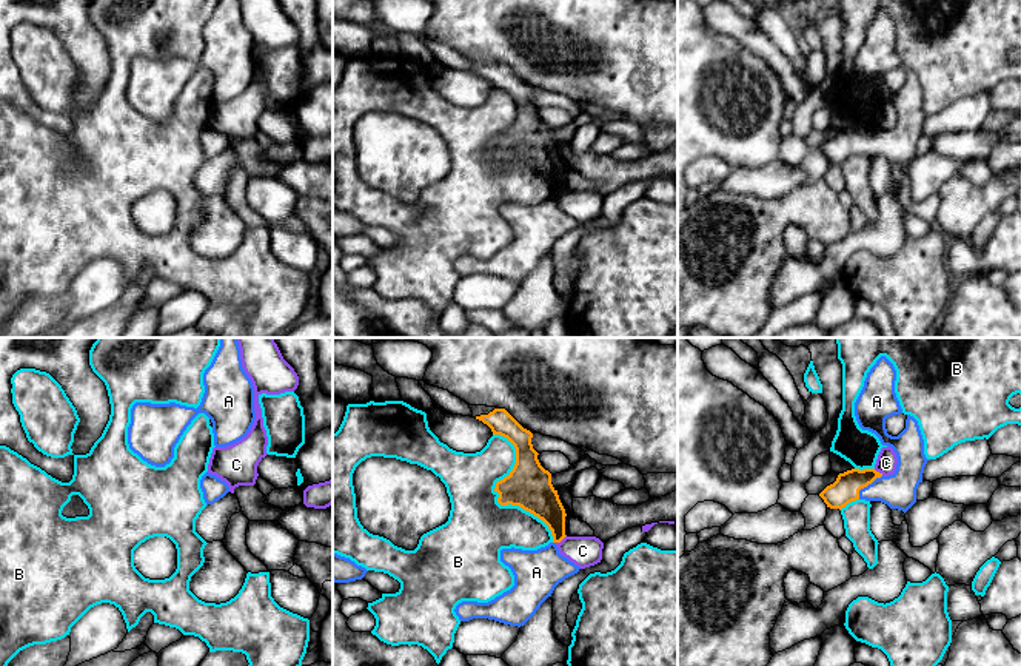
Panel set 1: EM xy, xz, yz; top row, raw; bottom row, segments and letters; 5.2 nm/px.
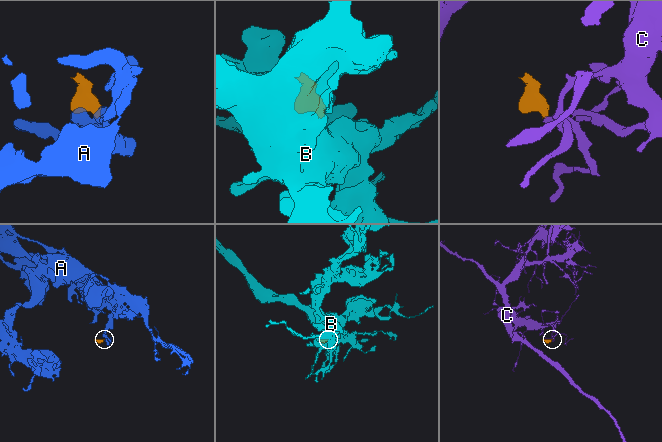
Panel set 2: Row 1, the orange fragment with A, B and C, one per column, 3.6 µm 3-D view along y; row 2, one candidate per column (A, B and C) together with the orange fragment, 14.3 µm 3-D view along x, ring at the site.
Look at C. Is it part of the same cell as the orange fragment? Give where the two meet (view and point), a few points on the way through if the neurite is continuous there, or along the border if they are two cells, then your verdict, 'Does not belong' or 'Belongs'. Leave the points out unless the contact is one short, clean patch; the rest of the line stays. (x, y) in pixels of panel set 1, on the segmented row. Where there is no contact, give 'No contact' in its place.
Touches orange at xz (561, 540). Boundary: xz (565, 535), (556, 543). Does not belong

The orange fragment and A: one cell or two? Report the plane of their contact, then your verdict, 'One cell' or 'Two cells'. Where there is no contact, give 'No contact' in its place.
Touches orange in yz. One cell

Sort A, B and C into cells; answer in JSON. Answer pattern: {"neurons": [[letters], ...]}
{"neurons": [["A"], ["B"], ["C"]]}

